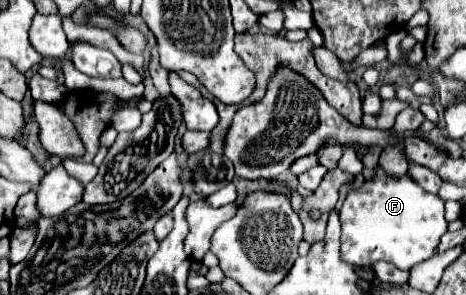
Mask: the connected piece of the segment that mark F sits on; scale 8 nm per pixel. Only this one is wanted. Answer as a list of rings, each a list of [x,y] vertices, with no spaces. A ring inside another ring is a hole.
[[[380,167],[372,181],[366,181],[364,187],[352,189],[340,209],[342,221],[342,259],[346,263],[366,267],[376,261],[390,261],[396,267],[410,271],[414,265],[430,259],[436,253],[440,237],[448,231],[448,221],[444,217],[444,201],[438,195],[424,191],[412,181],[410,175],[390,177]]]

